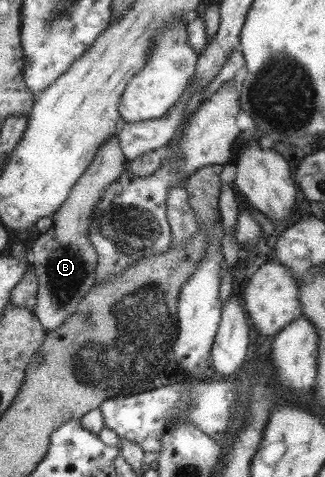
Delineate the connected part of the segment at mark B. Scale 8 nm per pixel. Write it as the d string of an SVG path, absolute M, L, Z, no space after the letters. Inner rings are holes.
M113 134L97 148L91 164L73 183L67 199L57 211L51 213L51 227L32 243L28 256L33 274L37 276L38 289L35 306L31 312L36 316L45 333L61 327L62 323L74 314L81 298L93 285L97 253L89 245L87 228L93 208L101 200L101 192L123 172L123 162L125 162L124 156L116 134Z

